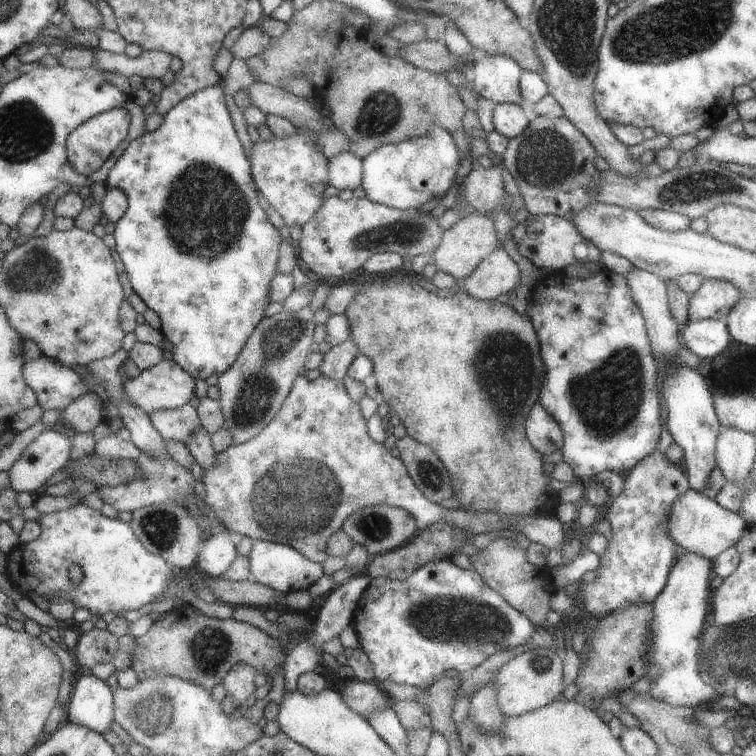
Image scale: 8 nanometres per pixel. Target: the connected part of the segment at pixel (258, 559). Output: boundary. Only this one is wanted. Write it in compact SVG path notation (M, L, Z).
M257 540L250 554L251 580L280 590L285 594L293 591L309 590L323 575L324 568L320 562L308 560L290 545Z

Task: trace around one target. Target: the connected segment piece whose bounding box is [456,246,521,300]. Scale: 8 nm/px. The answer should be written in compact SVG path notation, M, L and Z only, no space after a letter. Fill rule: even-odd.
M499 246L478 264L472 276L456 282L460 291L479 300L495 300L512 291L520 281L518 265Z

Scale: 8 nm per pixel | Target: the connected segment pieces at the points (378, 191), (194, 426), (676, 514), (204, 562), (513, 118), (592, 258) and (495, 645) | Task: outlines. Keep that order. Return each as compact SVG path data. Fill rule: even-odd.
M432 126L424 136L402 144L386 144L362 159L362 188L371 202L398 210L420 208L438 198L442 200L453 182L463 157L452 138L442 126Z
M186 404L178 409L163 409L150 413L152 422L165 440L180 440L188 443L194 432L203 428L199 408Z
M693 489L674 500L667 521L668 535L676 546L685 551L700 553L710 561L729 547L735 546L748 528L749 522L740 513L721 508L713 499Z
M228 530L216 532L202 544L197 566L213 578L223 577L241 556L230 533Z
M499 103L494 105L494 128L505 138L514 139L521 134L529 120L525 114L525 104Z
M530 215L525 222L516 223L511 230L518 252L538 269L552 268L552 271L564 271L566 267L578 263L602 263L602 251L586 240L574 228L570 219L558 215Z
M449 559L426 562L408 578L371 580L354 612L352 627L360 649L372 664L376 682L388 680L420 689L450 674L467 675L496 652L524 645L536 630L522 612L486 586L476 572L459 568Z

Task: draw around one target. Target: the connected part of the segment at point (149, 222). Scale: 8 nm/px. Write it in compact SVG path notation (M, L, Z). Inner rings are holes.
M218 84L210 86L204 90L196 92L193 96L188 96L176 108L165 115L165 123L160 126L156 132L144 134L138 141L135 141L131 148L122 158L108 178L107 187L120 188L128 194L130 206L126 216L117 223L115 237L117 240L117 251L123 260L126 273L131 277L131 282L135 292L145 301L149 309L156 310L162 318L162 331L169 342L174 346L172 354L178 365L181 365L187 372L197 380L206 380L214 374L224 375L237 363L238 358L245 351L246 344L249 343L250 336L254 334L257 326L265 316L265 309L270 304L268 300L268 288L274 276L278 273L276 264L278 264L280 234L278 228L274 228L266 212L258 204L256 190L251 190L254 185L253 164L251 157L246 154L246 146L238 136L236 124L232 120L232 114L226 104L226 94L224 88Z

